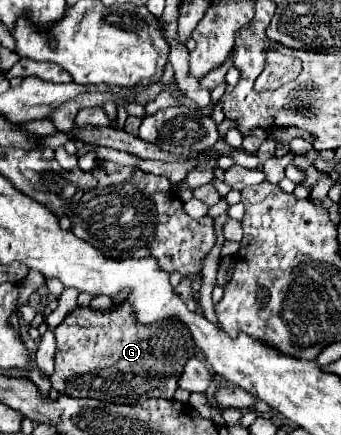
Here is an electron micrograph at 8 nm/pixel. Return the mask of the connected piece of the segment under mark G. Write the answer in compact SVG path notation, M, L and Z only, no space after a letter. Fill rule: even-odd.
M113 306L109 312L93 312L91 308L75 308L65 316L65 320L55 328L57 352L55 352L55 372L49 376L51 386L65 396L73 398L97 398L113 404L139 404L151 398L171 400L177 390L177 380L183 372L187 360L195 354L193 338L179 320L159 320L141 328L133 324L129 308Z

